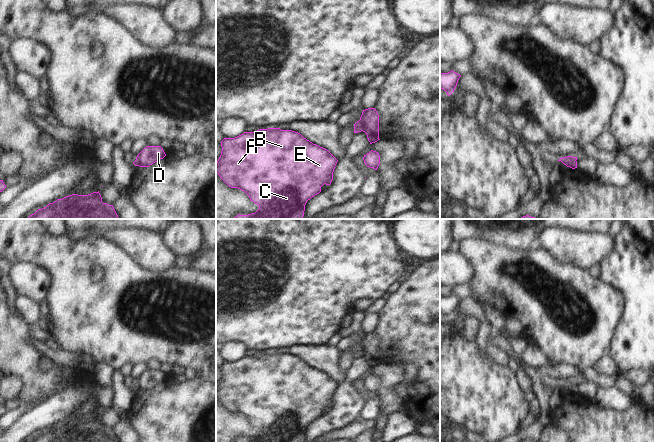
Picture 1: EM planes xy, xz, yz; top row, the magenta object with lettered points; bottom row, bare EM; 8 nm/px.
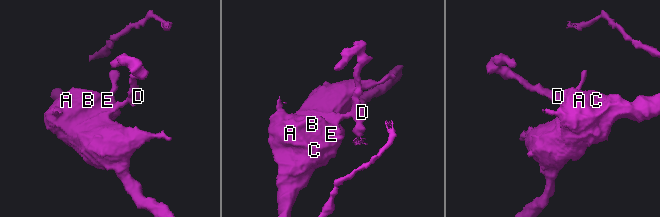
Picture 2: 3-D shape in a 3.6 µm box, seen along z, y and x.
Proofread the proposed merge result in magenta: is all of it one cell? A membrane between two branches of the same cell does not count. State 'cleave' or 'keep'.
cleave

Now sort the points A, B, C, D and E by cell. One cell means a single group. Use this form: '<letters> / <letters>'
A B C E / D

